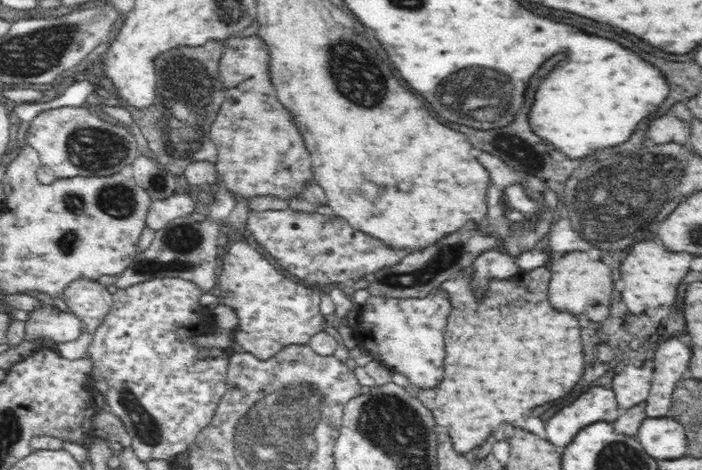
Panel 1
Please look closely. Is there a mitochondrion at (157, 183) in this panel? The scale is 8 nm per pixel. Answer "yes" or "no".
yes

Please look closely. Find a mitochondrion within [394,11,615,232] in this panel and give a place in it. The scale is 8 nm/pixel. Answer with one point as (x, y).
(476, 91)

